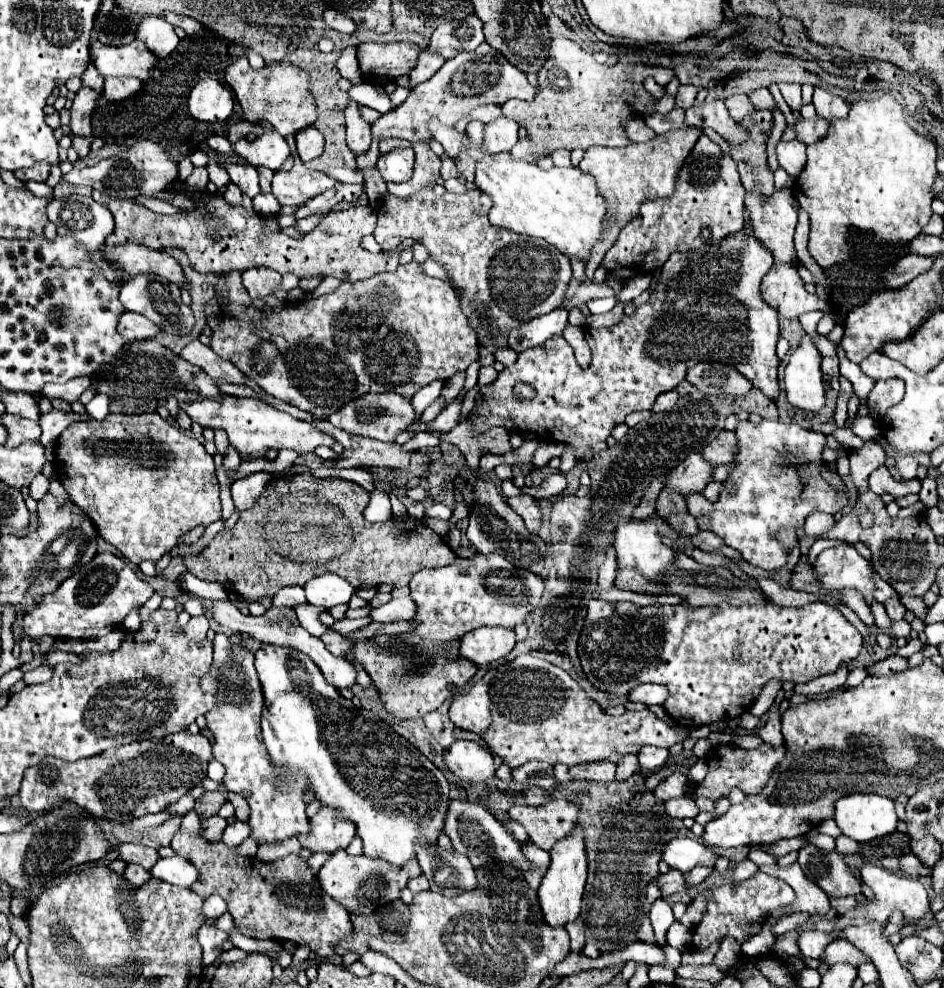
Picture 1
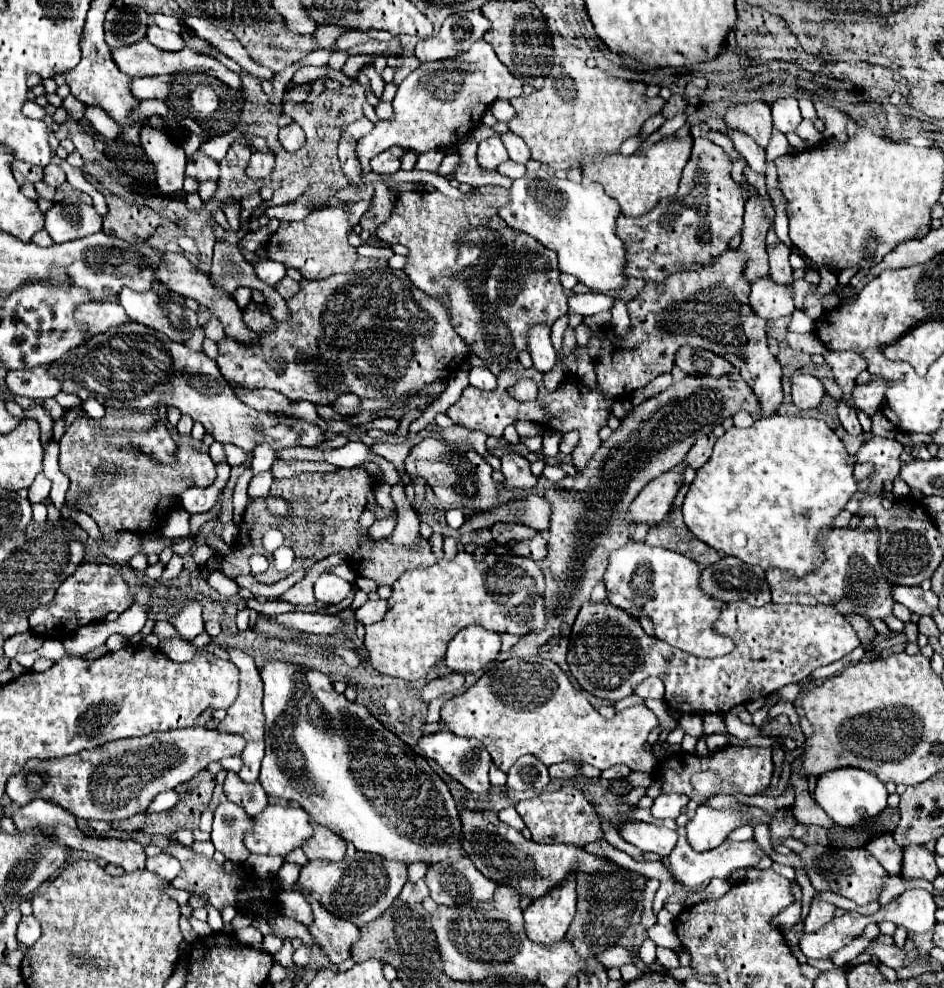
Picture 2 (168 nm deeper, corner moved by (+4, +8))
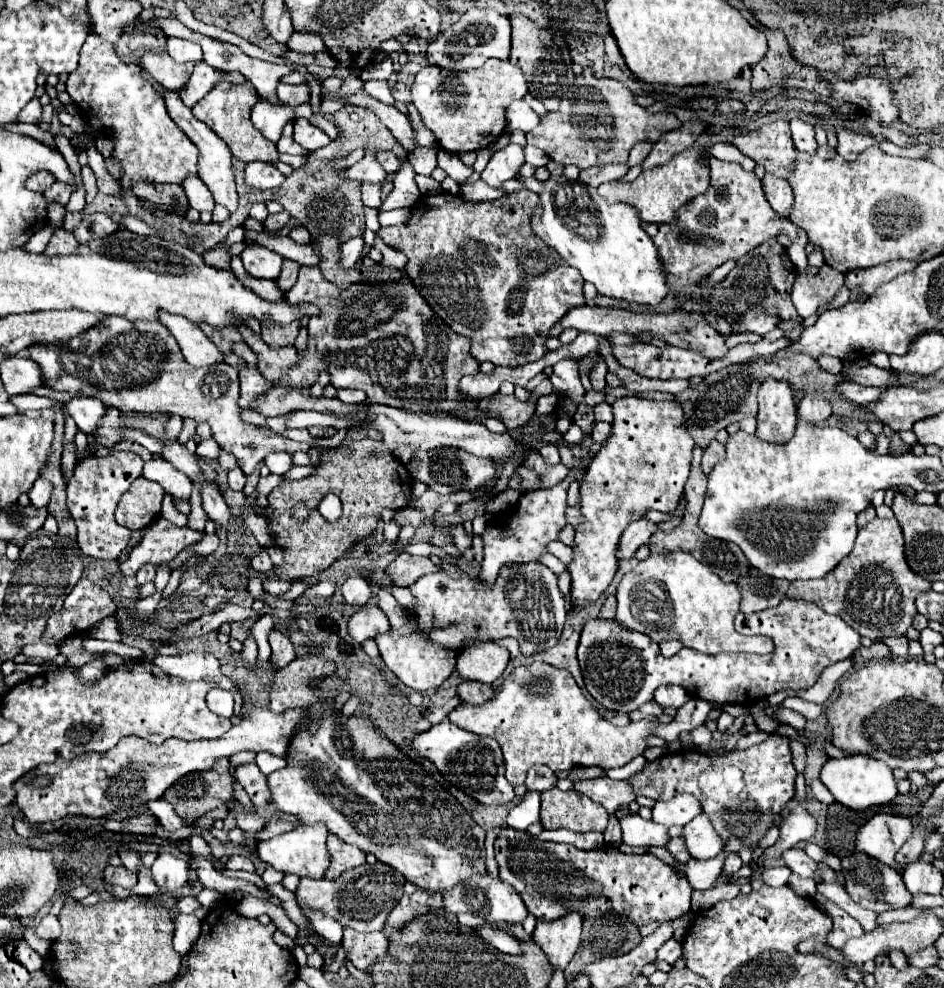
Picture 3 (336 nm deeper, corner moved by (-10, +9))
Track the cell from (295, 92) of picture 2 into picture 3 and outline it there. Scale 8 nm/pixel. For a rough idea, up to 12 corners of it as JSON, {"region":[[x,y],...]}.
{"region":[[198,62],[188,86],[178,92],[192,108],[210,88],[228,80],[246,82],[242,74],[220,74],[206,62]]}

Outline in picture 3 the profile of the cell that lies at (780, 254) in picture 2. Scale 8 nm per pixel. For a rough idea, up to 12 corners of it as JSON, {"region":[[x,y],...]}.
{"region":[[822,266],[816,276],[798,278],[792,302],[808,318],[830,302],[845,275]]}

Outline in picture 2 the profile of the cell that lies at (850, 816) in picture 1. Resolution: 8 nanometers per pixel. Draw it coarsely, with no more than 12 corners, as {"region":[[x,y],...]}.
{"region":[[862,769],[818,777],[816,803],[840,827],[886,809],[886,787]]}

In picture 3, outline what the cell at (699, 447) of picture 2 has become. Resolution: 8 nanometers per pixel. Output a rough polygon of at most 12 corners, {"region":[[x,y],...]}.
{"region":[[712,440],[702,456],[706,474],[726,458],[724,446]]}

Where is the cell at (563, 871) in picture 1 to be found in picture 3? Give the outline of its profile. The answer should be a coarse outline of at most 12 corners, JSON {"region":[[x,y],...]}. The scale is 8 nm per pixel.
{"region":[[574,912],[538,922],[534,942],[552,970],[564,970],[580,946],[582,918]]}

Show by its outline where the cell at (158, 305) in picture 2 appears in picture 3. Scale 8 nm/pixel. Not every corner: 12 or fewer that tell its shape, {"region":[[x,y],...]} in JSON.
{"region":[[182,316],[160,322],[174,334],[192,366],[224,362],[222,352]]}

